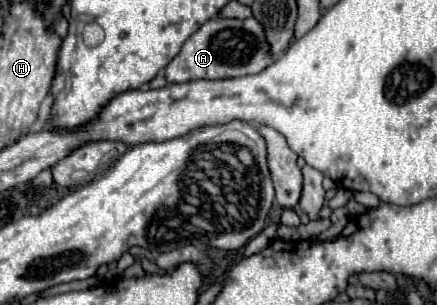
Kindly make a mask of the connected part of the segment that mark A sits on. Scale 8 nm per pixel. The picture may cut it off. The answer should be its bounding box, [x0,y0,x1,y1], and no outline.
[166,19,274,83]

